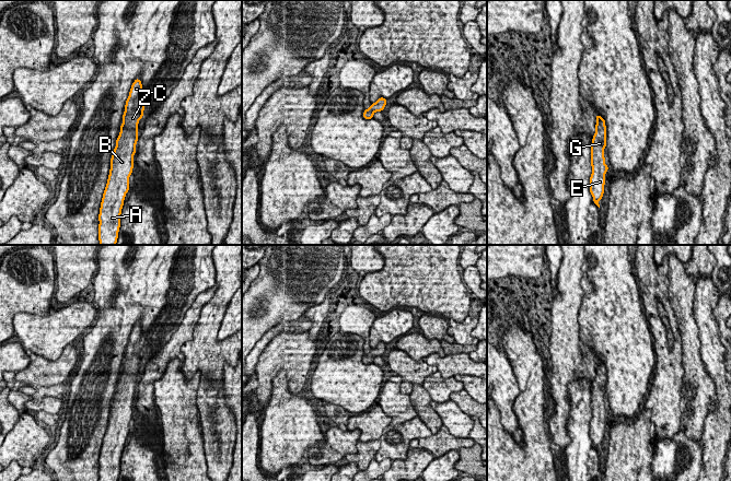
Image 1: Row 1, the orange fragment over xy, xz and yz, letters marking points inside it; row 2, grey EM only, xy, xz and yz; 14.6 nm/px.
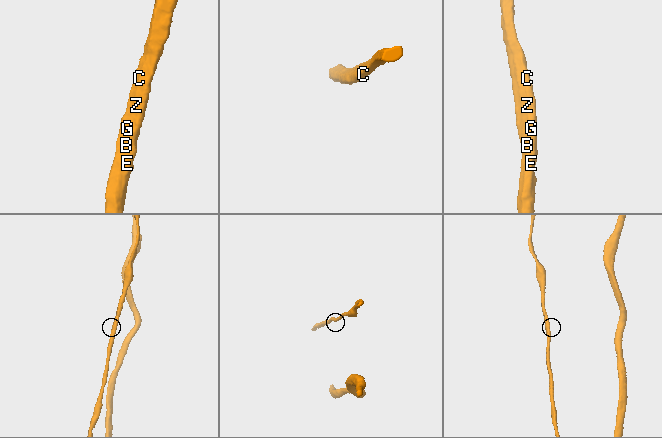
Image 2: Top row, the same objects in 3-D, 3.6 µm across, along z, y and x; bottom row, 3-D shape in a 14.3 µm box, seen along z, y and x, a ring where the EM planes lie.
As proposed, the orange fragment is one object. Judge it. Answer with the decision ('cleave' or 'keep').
keep

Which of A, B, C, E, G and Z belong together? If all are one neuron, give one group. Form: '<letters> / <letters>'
A B C E G Z

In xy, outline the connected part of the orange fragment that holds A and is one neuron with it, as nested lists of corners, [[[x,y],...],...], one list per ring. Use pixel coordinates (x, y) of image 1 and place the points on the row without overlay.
[[[136,324],[126,345],[121,375],[111,403],[109,420],[98,459],[98,481],[118,481],[121,454],[134,413],[138,368],[144,355],[144,350],[140,348],[142,335],[141,326]]]

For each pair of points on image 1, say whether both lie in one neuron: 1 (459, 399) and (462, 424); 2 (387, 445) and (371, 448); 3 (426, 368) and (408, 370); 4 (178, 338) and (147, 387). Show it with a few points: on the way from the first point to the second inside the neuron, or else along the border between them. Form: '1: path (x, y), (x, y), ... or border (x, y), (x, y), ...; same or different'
1: border (450, 399), (473, 418); different
2: border (381, 444), (379, 446); different
3: path (421, 368), (413, 370); same
4: path (171, 350), (155, 365), (150, 375); same

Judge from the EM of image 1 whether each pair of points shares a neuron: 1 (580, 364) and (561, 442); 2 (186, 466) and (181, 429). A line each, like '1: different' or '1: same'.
1: same
2: same

